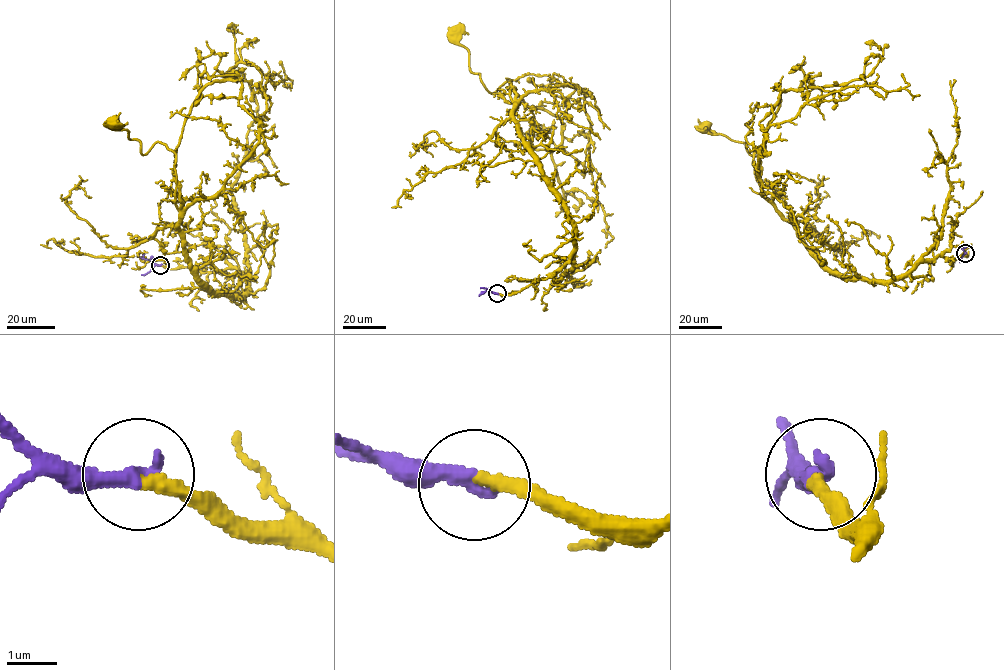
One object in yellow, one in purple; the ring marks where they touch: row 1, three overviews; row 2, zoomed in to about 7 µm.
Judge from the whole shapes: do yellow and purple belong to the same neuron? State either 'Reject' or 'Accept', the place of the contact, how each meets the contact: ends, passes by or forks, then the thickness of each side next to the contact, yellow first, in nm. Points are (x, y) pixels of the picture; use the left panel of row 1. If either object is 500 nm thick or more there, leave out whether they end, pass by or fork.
Accept. Place: (160, 265). At the ring yellow ends. At the ring purple ends. Thickness 280 nm (yellow) against 380 nm

